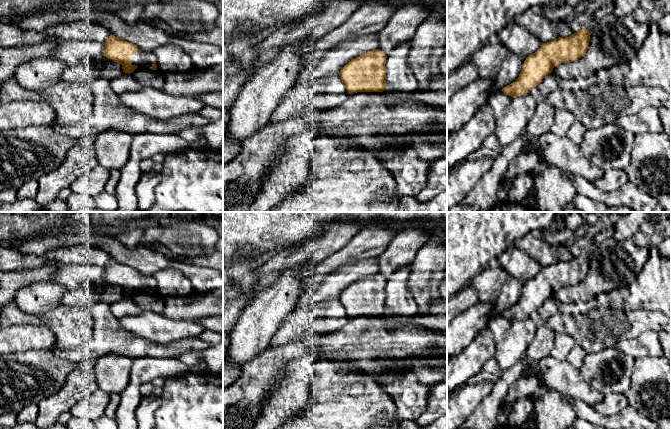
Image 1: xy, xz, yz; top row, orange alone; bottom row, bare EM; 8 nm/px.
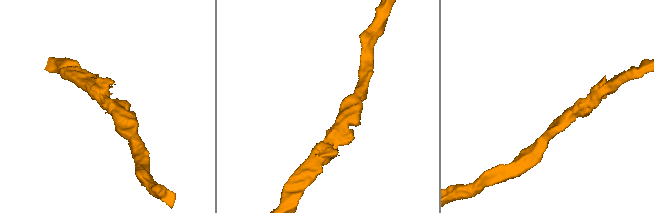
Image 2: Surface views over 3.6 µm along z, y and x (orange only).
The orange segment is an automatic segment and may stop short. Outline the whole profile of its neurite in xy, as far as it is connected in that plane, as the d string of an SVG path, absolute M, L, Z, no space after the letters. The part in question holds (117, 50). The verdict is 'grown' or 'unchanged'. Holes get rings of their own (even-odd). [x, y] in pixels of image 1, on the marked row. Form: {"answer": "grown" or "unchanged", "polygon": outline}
{"answer": "unchanged", "polygon": "M110 35L104 43L104 56L122 65L123 72L132 73L138 66L132 65L130 56L136 54L138 47L127 41L123 41L114 35Z"}

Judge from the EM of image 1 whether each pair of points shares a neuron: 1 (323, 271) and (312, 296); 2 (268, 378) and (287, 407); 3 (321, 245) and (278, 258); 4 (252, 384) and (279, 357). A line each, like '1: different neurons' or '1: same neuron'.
1: different neurons
2: different neurons
3: same neuron
4: same neuron

